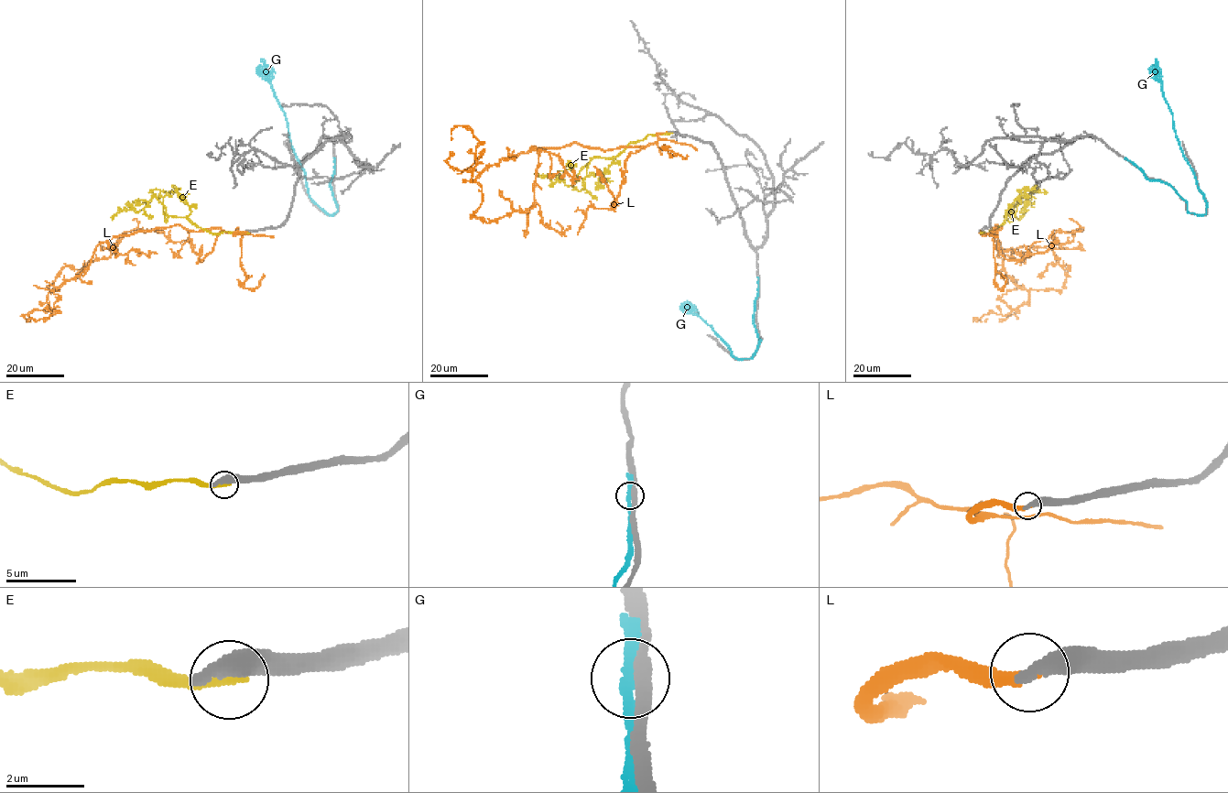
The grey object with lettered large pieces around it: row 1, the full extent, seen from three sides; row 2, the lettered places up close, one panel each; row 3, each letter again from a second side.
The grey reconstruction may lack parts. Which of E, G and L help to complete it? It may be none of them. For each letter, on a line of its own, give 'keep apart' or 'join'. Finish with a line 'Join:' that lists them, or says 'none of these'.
E: keep apart
G: keep apart
L: join
Join: L

